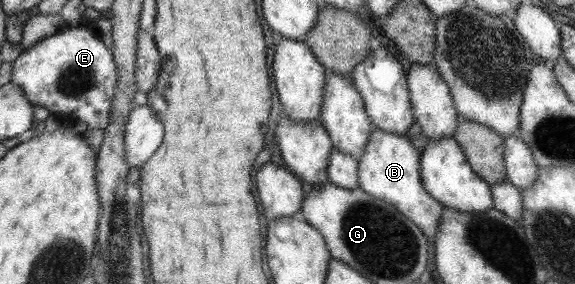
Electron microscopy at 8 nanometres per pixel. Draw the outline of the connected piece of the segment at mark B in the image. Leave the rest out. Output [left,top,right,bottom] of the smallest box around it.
[358,128,443,241]

